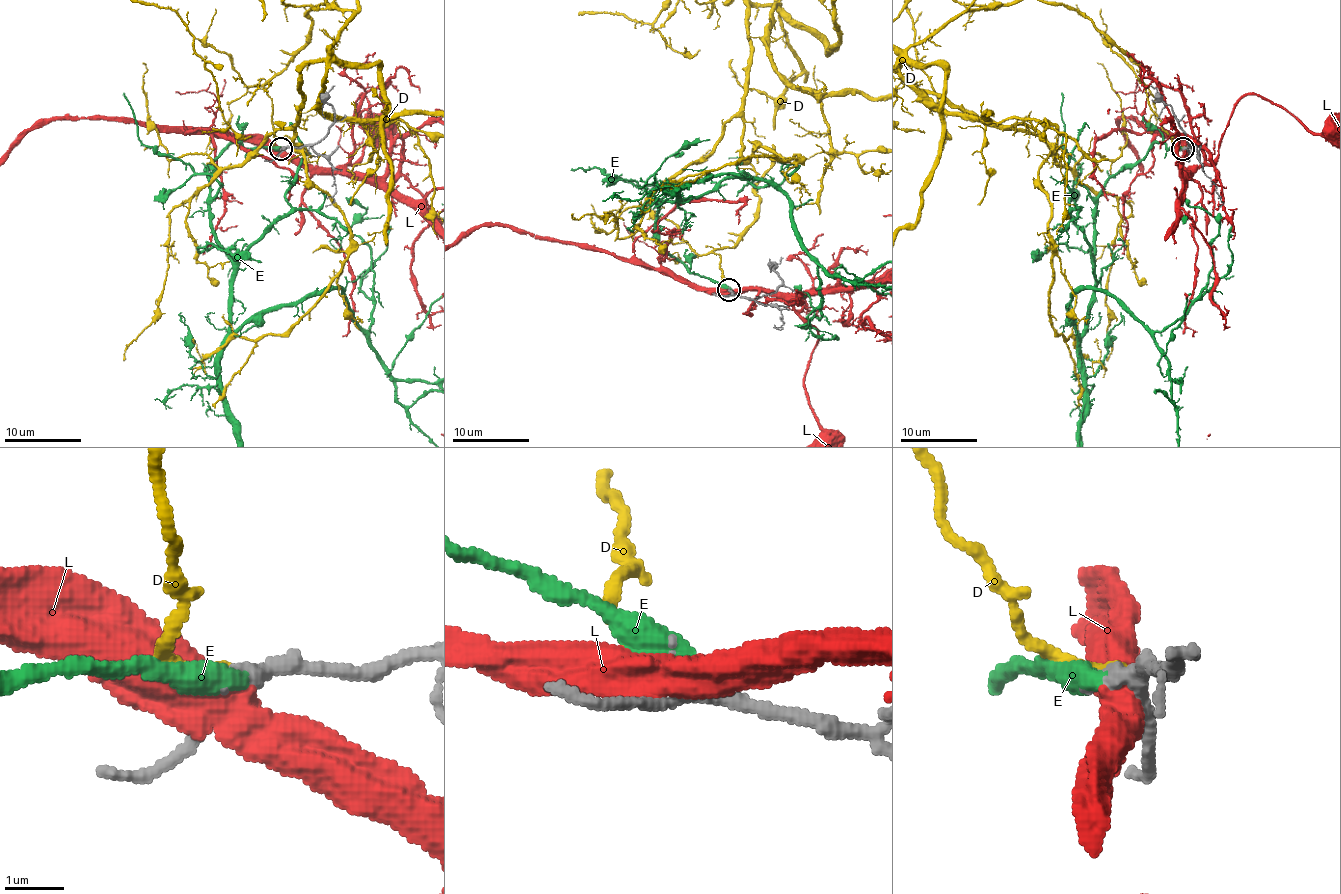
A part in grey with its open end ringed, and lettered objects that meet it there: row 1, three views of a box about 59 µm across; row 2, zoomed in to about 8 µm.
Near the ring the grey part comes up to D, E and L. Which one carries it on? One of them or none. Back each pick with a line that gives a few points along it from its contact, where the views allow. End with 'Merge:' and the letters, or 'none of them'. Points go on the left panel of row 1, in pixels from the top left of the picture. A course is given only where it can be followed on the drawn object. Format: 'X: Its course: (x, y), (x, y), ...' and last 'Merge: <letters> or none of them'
Merge: E

